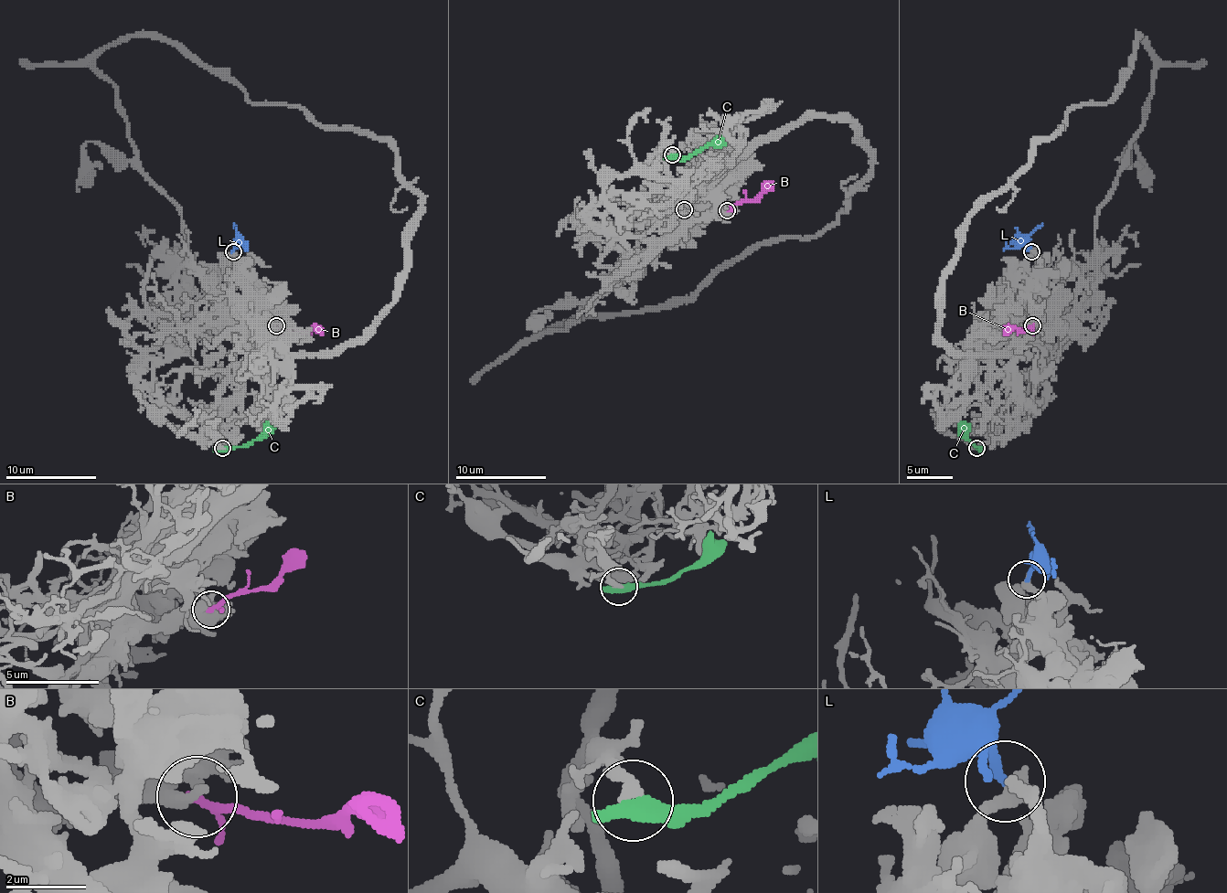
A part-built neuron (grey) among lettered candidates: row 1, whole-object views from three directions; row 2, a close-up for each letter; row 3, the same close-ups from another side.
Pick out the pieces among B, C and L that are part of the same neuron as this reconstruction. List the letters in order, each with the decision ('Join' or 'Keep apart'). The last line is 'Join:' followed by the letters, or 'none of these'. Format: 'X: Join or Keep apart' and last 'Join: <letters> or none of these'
B: Keep apart
C: Keep apart
L: Keep apart
Join: none of these

